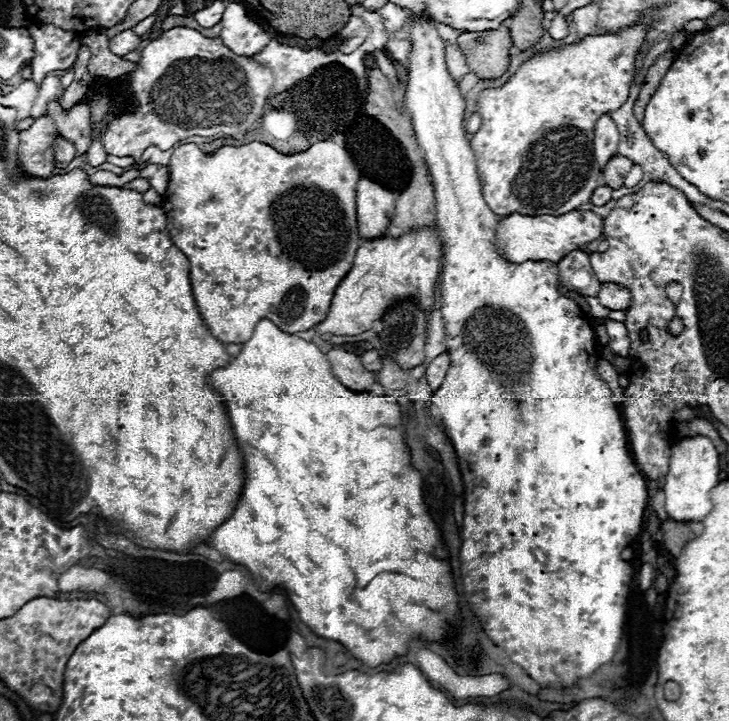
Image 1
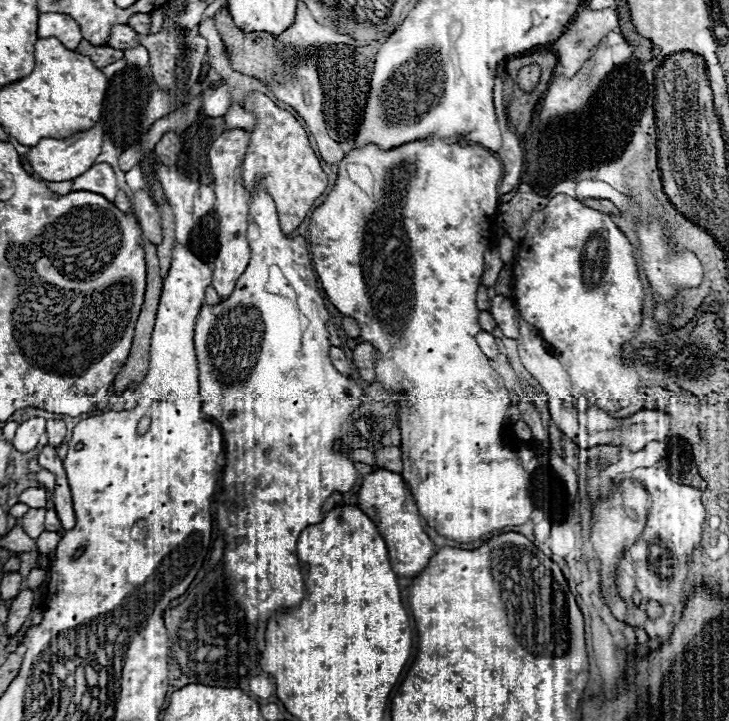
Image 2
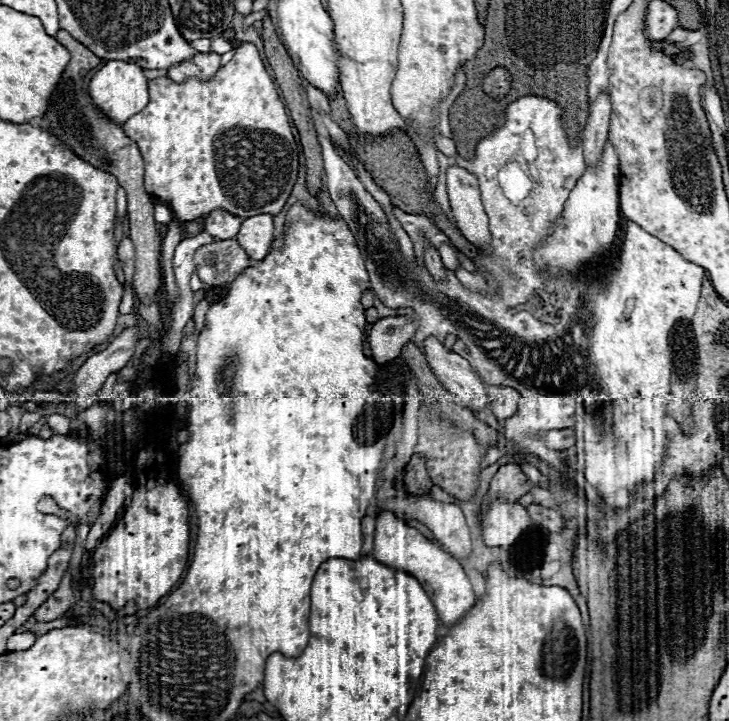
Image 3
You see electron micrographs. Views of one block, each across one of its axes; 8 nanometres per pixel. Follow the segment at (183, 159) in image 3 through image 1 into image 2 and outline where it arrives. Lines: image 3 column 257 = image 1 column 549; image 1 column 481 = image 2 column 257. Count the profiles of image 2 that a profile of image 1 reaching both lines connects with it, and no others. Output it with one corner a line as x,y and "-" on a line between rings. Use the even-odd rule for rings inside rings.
250,92
244,106
258,116
258,126
250,130
250,148
242,164
244,186
246,190
254,190
256,182
260,182
266,188
276,202
282,232
290,234
302,224
314,200
322,196
328,178
308,142
308,134
290,112
278,108
268,96
258,92

